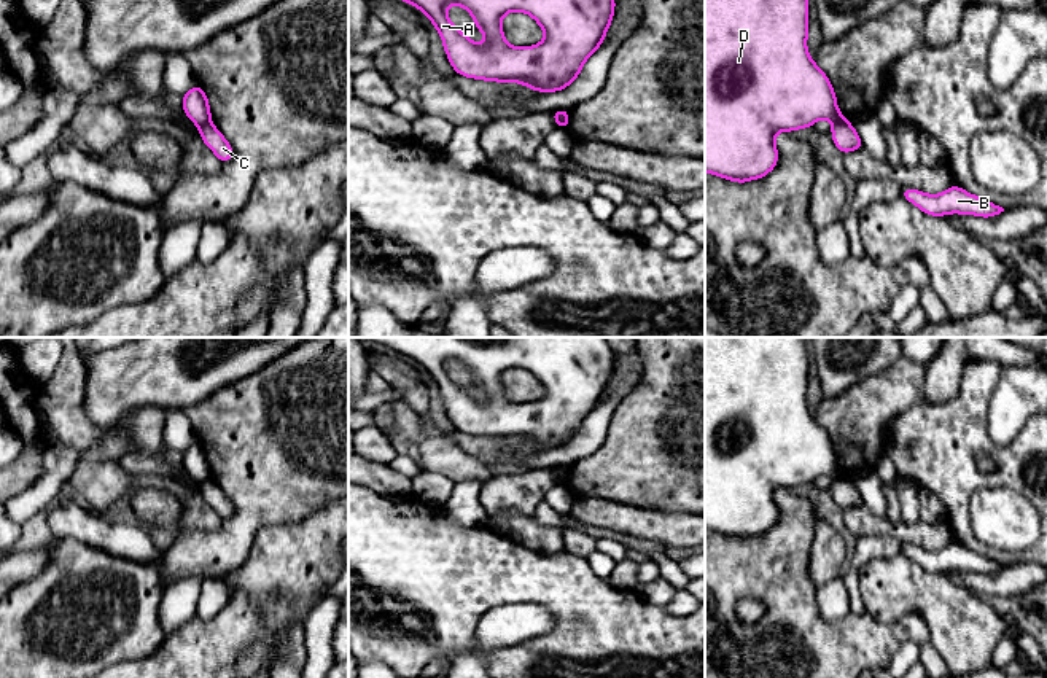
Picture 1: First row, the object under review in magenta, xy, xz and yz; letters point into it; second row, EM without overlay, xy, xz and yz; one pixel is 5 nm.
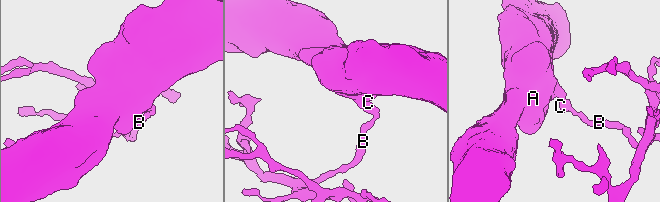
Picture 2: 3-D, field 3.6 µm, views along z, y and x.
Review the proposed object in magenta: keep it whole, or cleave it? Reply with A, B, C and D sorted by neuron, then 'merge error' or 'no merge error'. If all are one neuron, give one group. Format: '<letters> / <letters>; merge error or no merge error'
A D / B C; merge error

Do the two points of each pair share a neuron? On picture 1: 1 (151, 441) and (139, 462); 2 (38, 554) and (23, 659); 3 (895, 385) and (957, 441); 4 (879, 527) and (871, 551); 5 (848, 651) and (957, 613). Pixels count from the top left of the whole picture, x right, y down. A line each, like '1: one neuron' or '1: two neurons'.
1: two neurons
2: two neurons
3: two neurons
4: two neurons
5: two neurons

